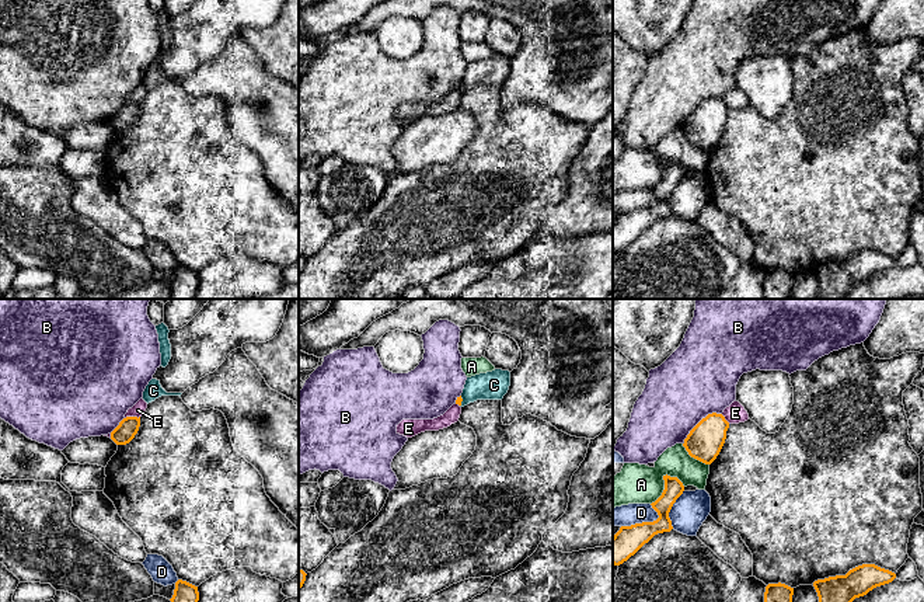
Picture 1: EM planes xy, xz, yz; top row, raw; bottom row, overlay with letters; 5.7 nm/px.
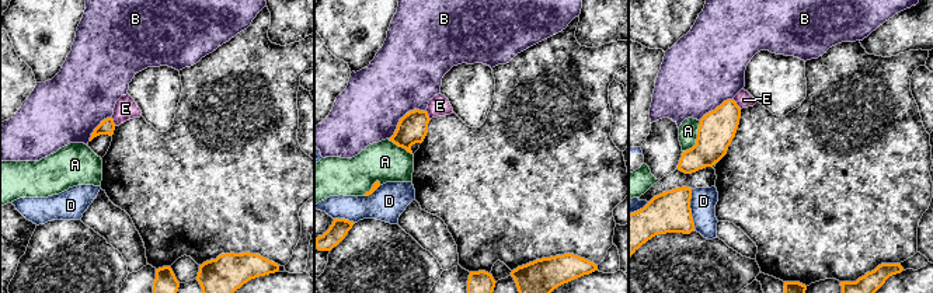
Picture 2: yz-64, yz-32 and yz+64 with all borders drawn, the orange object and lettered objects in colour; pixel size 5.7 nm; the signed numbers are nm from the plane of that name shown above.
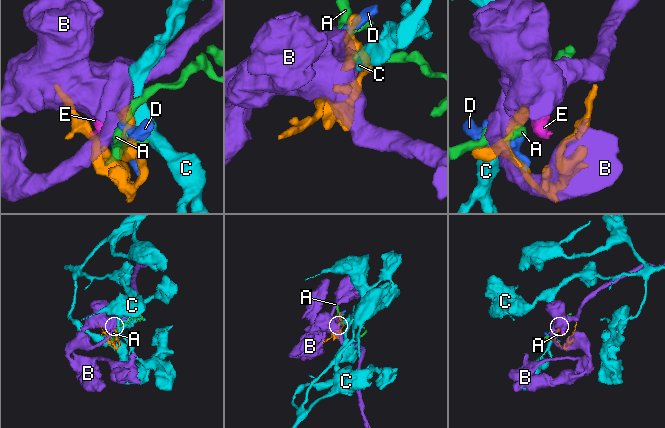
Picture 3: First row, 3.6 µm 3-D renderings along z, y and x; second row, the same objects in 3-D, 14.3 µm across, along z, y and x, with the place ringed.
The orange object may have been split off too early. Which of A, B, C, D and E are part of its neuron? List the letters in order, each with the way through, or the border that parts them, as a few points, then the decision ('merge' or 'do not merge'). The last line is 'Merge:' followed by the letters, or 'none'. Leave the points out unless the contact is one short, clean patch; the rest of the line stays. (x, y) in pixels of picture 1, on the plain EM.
A: do not merge
B: along yz (721, 98), (708, 98), (690, 117), (683, 129) | do not merge
C: along xz (462, 82), (460, 91) | do not merge
D: do not merge
E: along xy (139, 101), (125, 104) | do not merge
Merge: none

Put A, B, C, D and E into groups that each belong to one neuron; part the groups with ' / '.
A / B / C / D E

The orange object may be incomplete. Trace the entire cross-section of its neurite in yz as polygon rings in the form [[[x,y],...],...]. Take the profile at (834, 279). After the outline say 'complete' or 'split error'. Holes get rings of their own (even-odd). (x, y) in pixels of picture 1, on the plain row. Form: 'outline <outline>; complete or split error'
outline [[[862,250],[845,261],[817,265],[813,272],[819,282],[815,299],[844,299],[848,290],[876,272],[892,268],[896,260],[875,250]]]; complete

